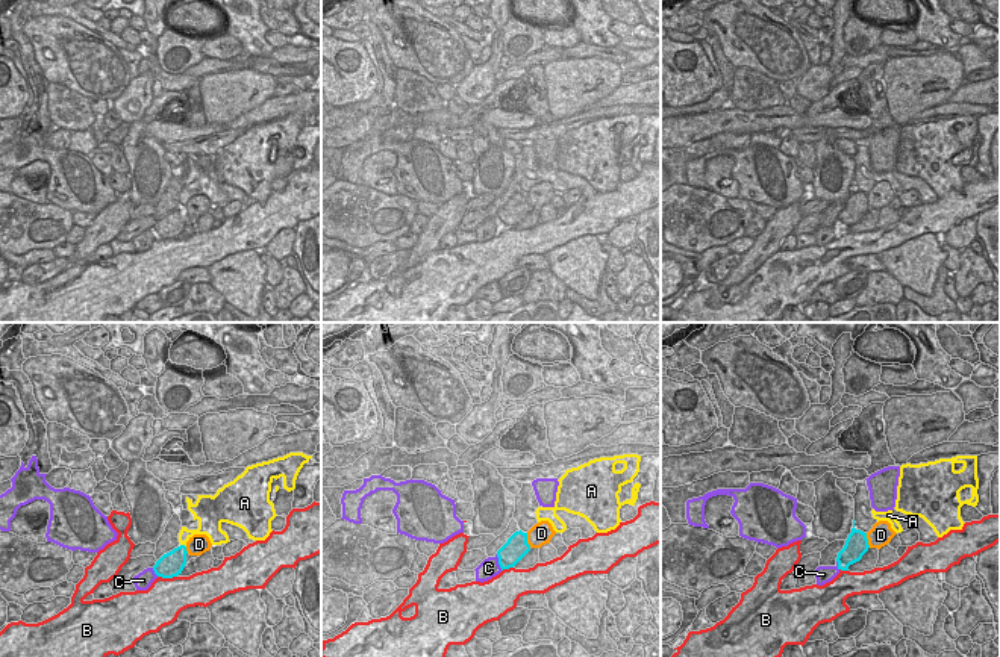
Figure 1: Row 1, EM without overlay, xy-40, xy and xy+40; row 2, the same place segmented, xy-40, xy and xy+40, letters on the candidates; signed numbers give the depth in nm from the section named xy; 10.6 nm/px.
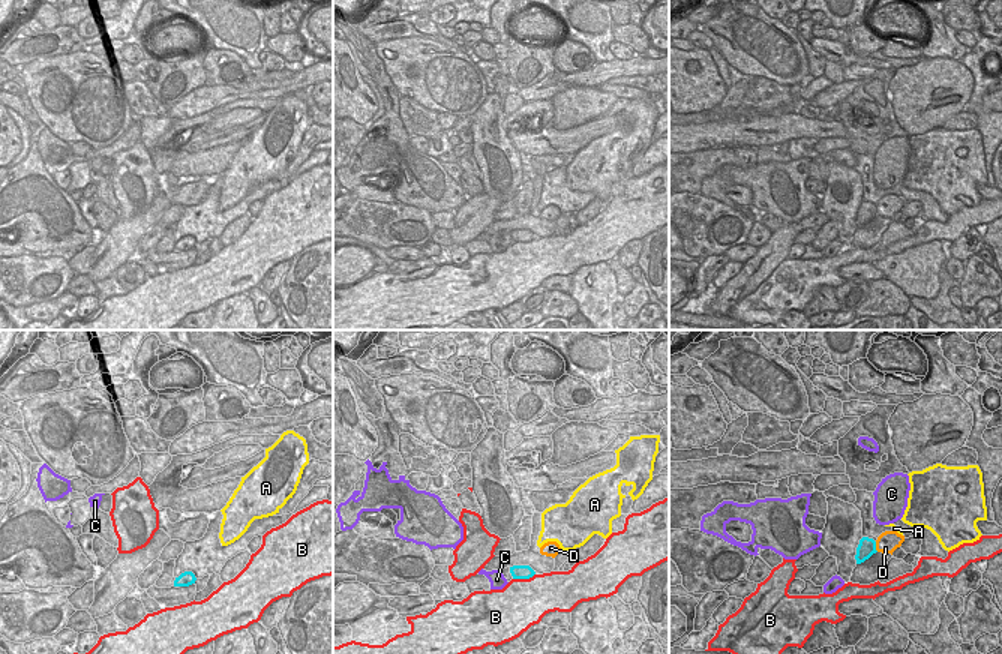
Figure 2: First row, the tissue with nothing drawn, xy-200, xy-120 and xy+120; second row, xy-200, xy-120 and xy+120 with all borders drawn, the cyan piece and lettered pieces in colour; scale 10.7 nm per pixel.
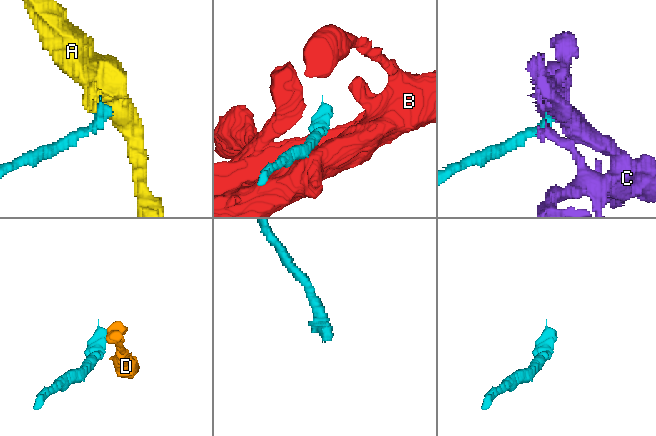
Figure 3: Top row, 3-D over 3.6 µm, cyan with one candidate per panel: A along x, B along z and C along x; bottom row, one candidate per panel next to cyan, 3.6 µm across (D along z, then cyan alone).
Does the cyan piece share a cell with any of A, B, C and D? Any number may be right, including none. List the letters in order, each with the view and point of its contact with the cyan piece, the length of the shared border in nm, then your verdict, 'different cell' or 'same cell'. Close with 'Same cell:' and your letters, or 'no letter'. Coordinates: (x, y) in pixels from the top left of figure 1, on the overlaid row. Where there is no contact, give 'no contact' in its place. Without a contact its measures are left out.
A: contact xy-40 (184, 545); length 70 nm; different cell
B: contact xy-40 (167, 577); length 200 nm; different cell
C: contact xy (499, 562); length 190 nm; different cell
D: contact xy (526, 541); length 170 nm; same cell
Same cell: D

